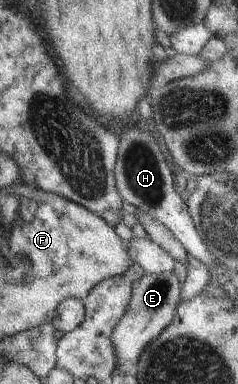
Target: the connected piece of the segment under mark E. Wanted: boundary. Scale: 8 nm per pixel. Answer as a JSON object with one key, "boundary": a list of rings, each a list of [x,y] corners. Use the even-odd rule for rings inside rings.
{"boundary":[[[173,271],[163,273],[145,272],[132,285],[132,294],[127,302],[125,313],[112,329],[110,340],[116,355],[116,367],[125,361],[136,363],[143,347],[147,345],[172,320],[175,306],[180,301],[179,279]]]}

